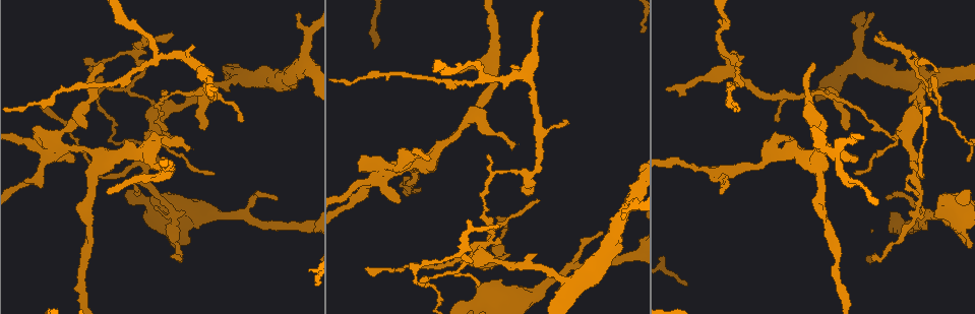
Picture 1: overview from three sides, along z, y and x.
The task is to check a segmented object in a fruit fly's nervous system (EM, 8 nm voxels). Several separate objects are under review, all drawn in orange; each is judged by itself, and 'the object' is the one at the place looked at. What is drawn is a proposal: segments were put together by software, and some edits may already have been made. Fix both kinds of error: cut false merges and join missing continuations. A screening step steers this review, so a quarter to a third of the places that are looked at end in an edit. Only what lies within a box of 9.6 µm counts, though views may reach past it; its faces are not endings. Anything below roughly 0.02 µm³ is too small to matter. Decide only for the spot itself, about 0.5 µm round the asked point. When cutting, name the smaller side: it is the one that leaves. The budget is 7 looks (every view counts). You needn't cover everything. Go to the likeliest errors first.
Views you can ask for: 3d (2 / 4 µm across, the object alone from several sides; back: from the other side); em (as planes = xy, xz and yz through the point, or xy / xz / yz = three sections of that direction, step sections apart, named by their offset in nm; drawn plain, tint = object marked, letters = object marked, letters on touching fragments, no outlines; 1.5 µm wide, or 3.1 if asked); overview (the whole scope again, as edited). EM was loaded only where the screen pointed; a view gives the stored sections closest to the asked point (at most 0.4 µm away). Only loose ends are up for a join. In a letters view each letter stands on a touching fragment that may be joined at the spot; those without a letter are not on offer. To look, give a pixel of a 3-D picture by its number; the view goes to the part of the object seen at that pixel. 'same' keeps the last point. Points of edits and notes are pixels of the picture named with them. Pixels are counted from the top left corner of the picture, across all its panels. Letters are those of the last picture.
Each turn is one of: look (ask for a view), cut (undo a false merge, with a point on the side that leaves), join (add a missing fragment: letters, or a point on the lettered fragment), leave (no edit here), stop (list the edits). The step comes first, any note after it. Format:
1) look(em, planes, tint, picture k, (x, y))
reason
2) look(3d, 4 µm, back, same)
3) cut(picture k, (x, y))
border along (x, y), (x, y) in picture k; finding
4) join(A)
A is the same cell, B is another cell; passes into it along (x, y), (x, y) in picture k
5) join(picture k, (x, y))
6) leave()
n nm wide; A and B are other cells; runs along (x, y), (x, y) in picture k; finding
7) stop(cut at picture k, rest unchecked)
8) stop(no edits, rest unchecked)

look(3d, 2 µm, picture 1, (170, 33))
an open end

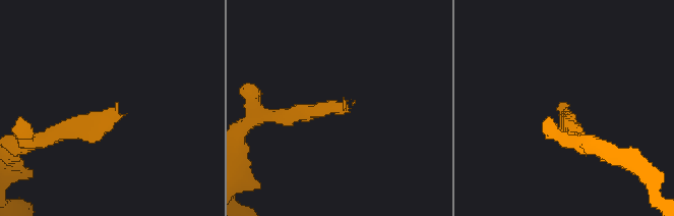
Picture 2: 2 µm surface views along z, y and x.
look(em, yz, step 4, tint, picture 2, (561, 104))

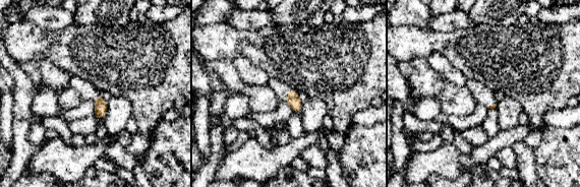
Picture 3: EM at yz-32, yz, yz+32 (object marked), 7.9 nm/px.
look(em, xy, step 8, letters, same)
another direction

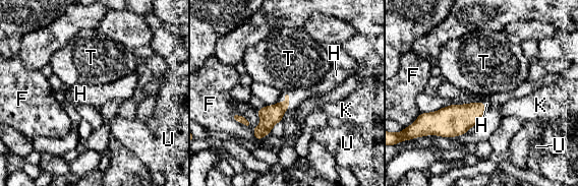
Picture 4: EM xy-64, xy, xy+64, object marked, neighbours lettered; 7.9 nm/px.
join(H)
120 nm wide; H is the same cell, F, K, T and U are other cells; the cell continues

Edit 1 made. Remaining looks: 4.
look(overview)
redraw

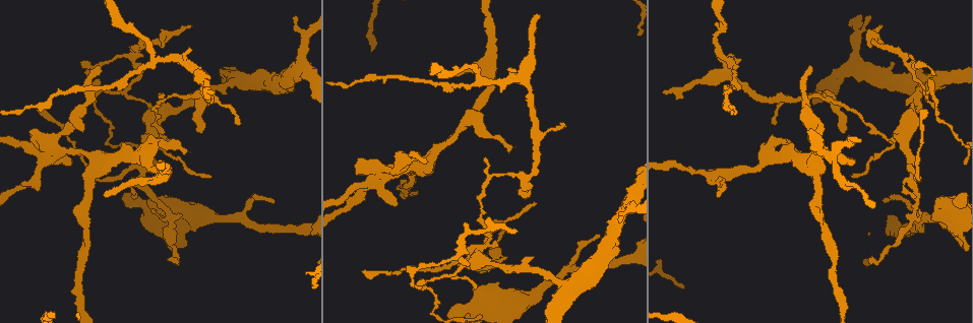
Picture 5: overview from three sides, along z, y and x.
look(3d, 4 µm, picture 5, (214, 92))
free end

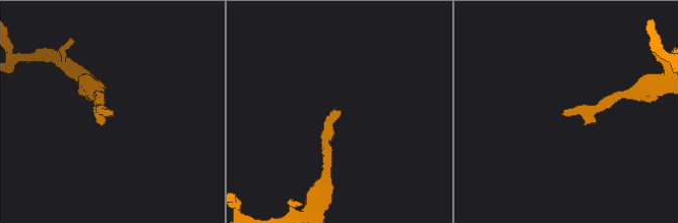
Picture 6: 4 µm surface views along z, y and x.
look(em, planes, plain, picture 6, (563, 111))
now the EM

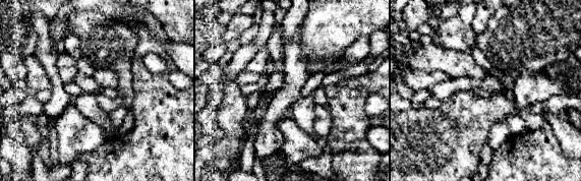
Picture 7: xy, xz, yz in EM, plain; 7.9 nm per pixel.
look(em, planes, letters, same)

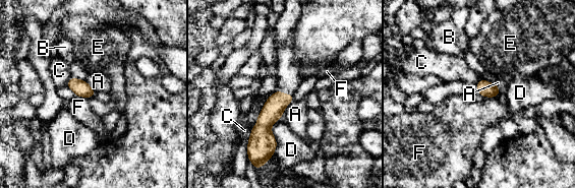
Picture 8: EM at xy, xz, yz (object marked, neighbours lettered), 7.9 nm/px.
leave()
120 nm wide; A, B, C, D, E and F are other cells; border along (251, 129), (250, 136), (247, 139) in picture 8; no lettered fragment goes on from it

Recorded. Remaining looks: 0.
stop(join at picture 4, rest unchecked)

